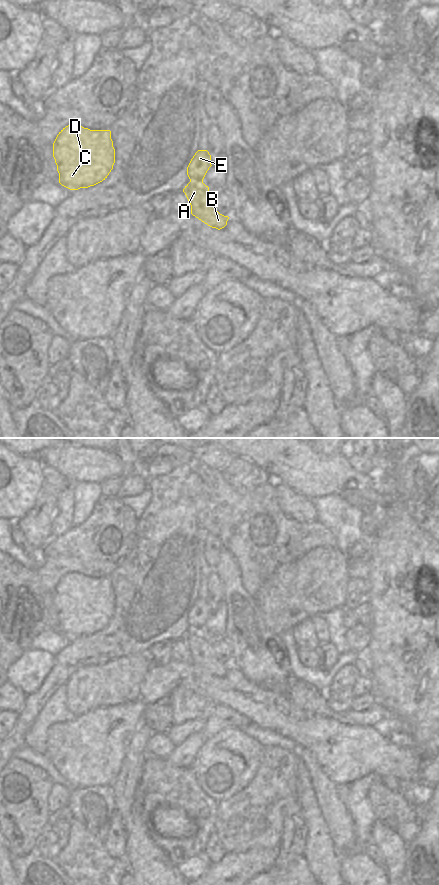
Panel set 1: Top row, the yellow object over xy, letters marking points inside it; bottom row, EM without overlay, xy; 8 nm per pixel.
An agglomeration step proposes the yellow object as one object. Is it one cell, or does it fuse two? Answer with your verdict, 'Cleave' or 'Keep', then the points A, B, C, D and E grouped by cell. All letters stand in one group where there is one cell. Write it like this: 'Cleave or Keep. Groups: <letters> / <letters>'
Keep. Groups: A B C D E.

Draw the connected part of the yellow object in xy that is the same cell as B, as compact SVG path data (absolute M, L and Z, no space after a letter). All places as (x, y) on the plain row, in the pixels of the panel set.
M198 598L187 615L187 623L190 630L185 634L183 640L191 653L191 662L208 674L220 678L227 673L229 665L220 662L215 657L209 635L203 631L203 627L211 614L211 603L209 600L207 598Z

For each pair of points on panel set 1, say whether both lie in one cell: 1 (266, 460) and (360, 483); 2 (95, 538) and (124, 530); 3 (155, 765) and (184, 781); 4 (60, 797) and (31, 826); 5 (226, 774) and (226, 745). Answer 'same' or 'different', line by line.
1: same
2: same
3: same
4: different
5: same

